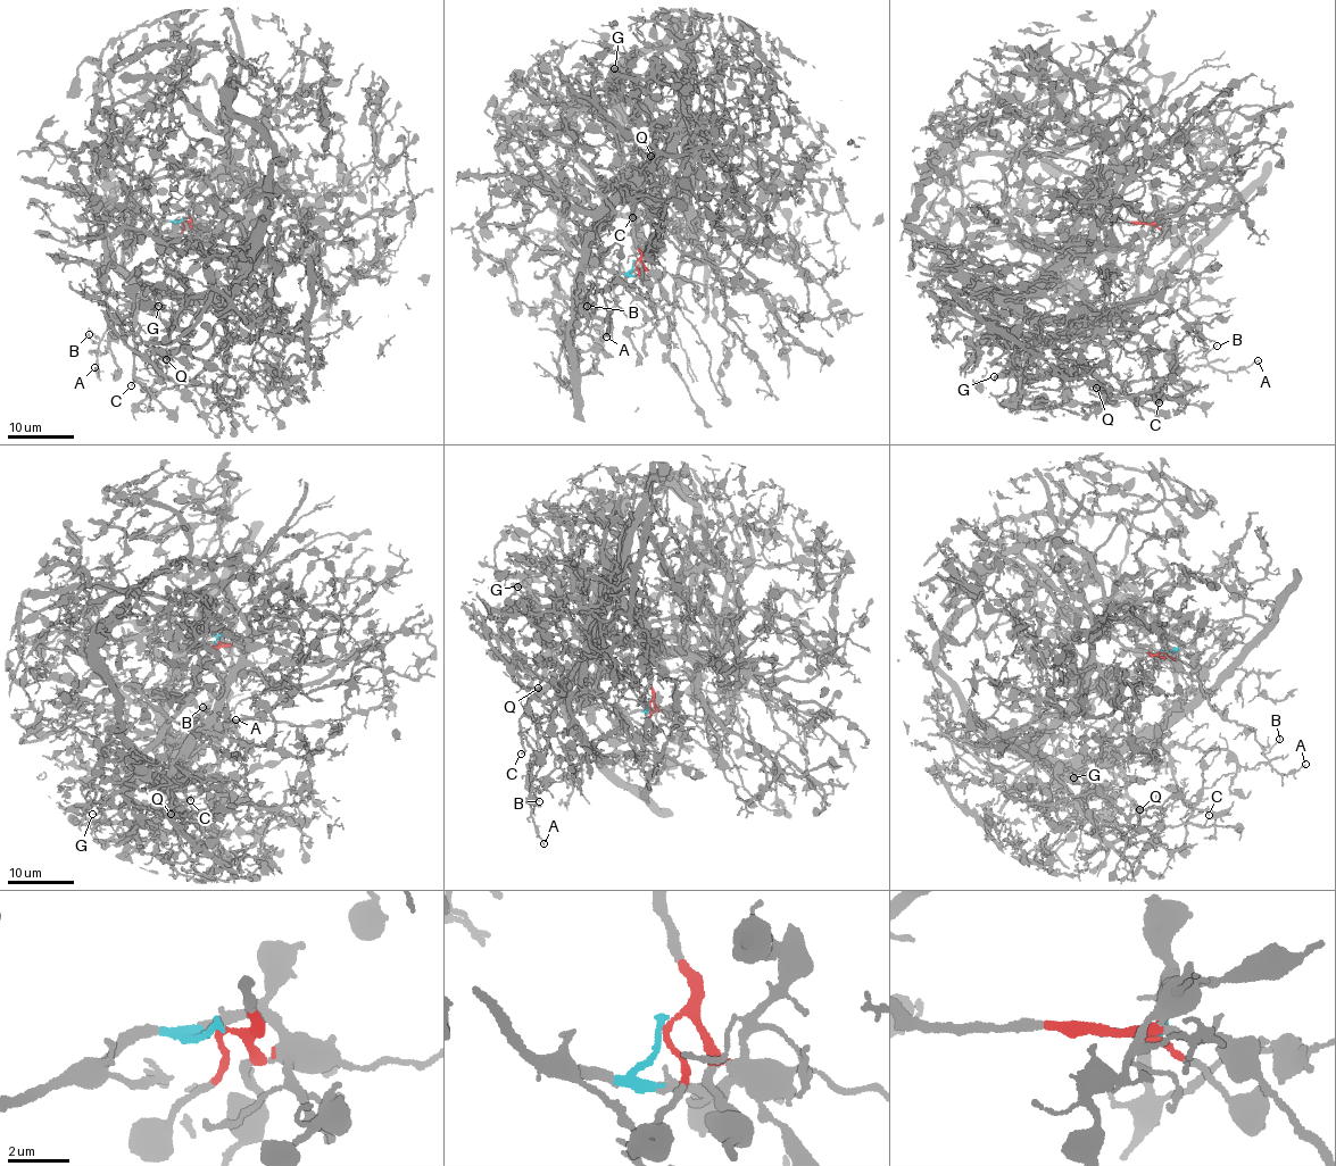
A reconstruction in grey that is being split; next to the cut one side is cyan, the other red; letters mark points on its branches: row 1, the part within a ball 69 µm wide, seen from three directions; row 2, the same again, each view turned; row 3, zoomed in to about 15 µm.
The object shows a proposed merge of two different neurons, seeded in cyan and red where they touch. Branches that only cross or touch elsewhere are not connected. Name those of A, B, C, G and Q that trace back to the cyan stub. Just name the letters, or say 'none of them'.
C, G, Q

